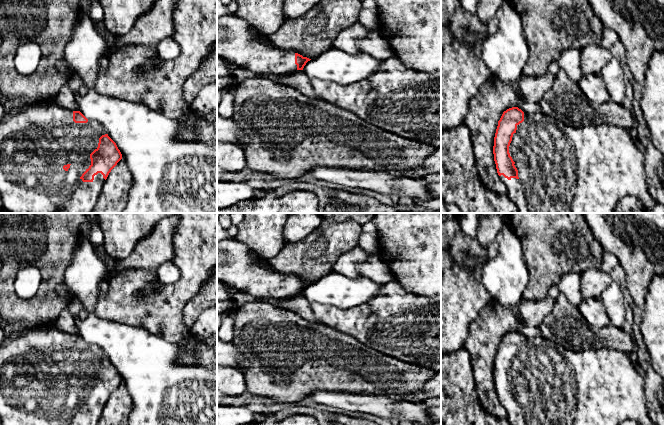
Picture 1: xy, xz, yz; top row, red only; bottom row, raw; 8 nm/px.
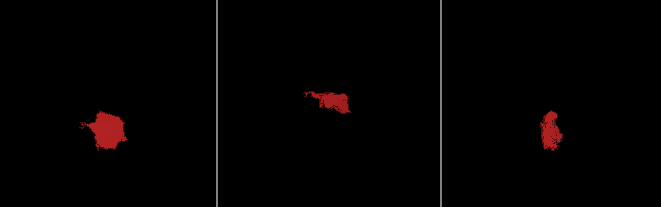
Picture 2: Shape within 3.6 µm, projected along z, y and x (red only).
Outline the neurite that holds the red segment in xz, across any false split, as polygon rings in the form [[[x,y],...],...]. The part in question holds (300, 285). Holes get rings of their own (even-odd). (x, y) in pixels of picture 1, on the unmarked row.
[[[236,239],[217,242],[217,281],[227,287],[235,288],[237,292],[249,294],[268,303],[268,299],[283,300],[296,294],[303,294],[311,283],[292,275],[282,274],[273,268],[263,268],[252,258],[253,251]]]

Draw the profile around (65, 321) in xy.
[[[68,306],[59,314],[59,316],[49,324],[37,326],[40,330],[47,330],[49,327],[59,329],[72,335],[79,335],[76,319],[72,316]]]

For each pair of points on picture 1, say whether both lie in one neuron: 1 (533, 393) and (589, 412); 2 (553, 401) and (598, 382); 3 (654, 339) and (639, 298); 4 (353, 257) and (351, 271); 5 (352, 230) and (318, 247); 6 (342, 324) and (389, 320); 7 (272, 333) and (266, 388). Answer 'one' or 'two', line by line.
1: one
2: one
3: two
4: one
5: one
6: one
7: one

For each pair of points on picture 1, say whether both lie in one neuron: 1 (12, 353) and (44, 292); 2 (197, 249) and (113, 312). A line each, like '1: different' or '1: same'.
1: different
2: same

